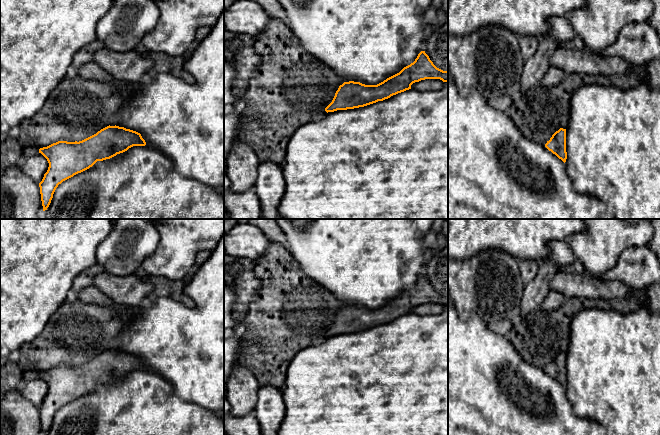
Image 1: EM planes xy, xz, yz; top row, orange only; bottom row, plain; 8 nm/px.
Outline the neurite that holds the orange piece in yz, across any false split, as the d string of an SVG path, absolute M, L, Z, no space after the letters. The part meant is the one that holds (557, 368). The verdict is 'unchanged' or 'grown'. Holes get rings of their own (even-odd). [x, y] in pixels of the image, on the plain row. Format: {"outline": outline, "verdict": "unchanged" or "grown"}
{"outline": "M560 352L556 355L547 365L545 371L565 387L567 383L566 353Z", "verdict": "unchanged"}

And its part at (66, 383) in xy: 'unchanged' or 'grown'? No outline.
unchanged

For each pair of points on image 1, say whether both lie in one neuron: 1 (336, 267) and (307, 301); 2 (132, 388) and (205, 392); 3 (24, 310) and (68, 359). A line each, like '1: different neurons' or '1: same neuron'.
1: different neurons
2: different neurons
3: different neurons

